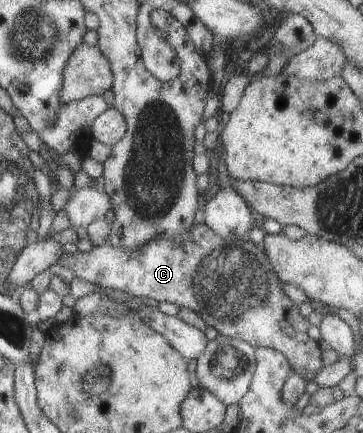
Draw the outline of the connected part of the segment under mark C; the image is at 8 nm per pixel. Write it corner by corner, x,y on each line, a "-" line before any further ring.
193,223
182,236
161,236
132,250
107,243
102,246
92,245
84,253
77,253
75,250
66,255
62,252
56,263
69,266
73,275
97,284
102,289
117,289
133,296
149,297
158,302
168,301
179,308
190,309
198,313
207,327
213,327
219,335
241,340
254,348
269,348
282,353
289,362
291,371
306,382
311,381
322,366
319,346
307,336
307,328
310,327
308,319
299,314
299,305
283,293
283,283
270,266
263,247
254,245
249,239
227,241
204,223

